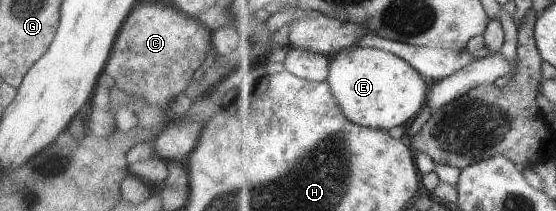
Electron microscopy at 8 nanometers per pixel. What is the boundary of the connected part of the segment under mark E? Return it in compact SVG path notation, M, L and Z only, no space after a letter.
M357 45L345 48L331 58L329 77L326 79L343 115L348 120L363 127L386 129L387 131L395 126L403 126L403 123L409 124L418 119L428 98L427 82L425 81L426 78L421 75L421 72L418 72L407 60L403 60L398 55L376 47L358 47Z

